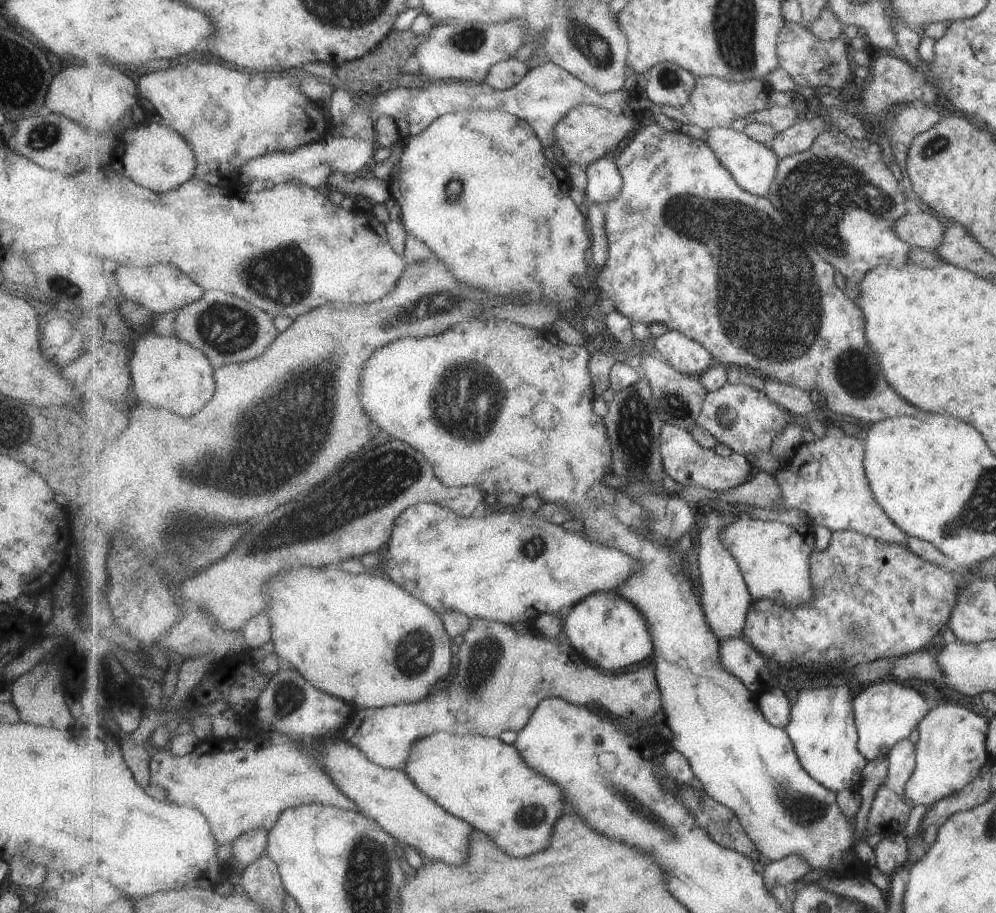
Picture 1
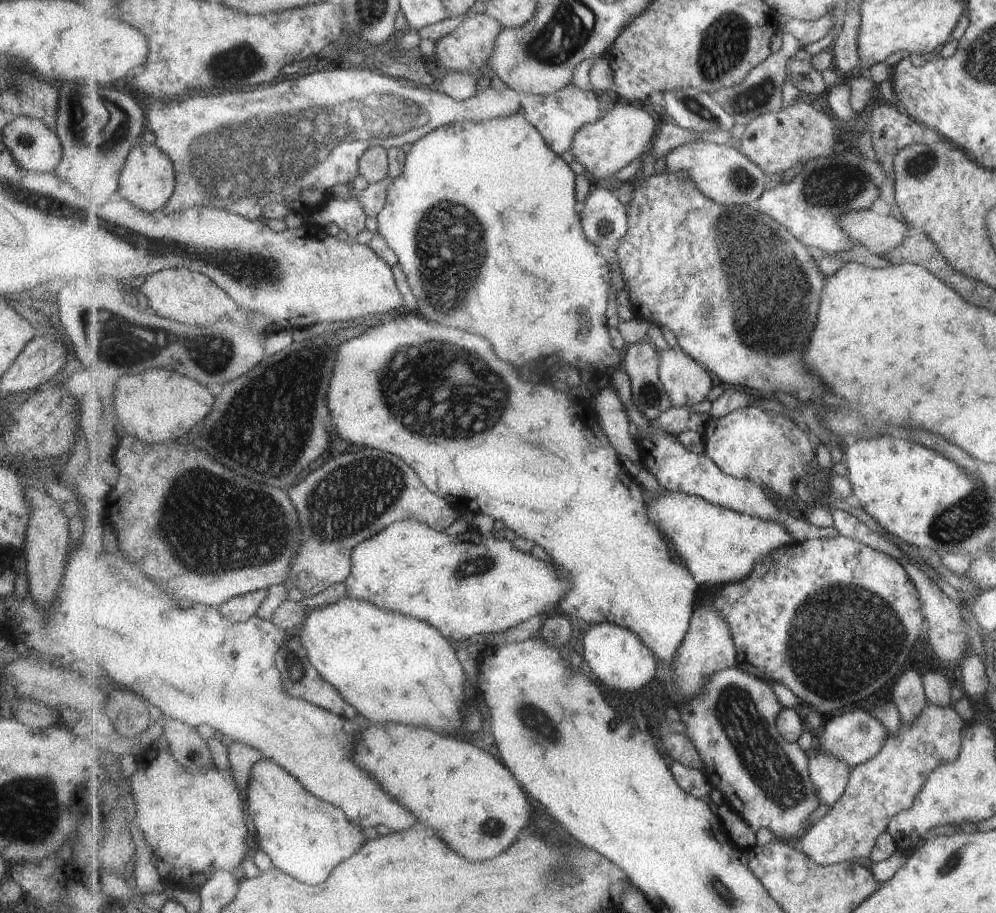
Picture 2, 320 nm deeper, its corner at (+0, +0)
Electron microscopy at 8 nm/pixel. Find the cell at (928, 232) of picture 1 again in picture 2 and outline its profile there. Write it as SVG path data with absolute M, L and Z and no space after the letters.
M873 210L847 212L839 218L839 226L871 252L885 254L905 242L908 225L891 216L880 216Z

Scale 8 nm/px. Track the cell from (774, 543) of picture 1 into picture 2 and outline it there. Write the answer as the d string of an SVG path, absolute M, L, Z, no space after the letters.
M665 492L654 496L647 504L647 514L653 524L671 540L676 555L693 572L698 584L741 582L751 576L755 564L783 546L795 542L791 532L777 521L761 520L733 510L715 506L699 496Z

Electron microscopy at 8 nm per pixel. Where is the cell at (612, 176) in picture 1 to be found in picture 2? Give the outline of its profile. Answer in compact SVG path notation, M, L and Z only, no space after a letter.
M601 184L599 188L592 190L584 204L580 217L587 240L595 242L595 246L601 250L619 250L625 234L629 232L629 217L625 204L616 196L615 188Z

